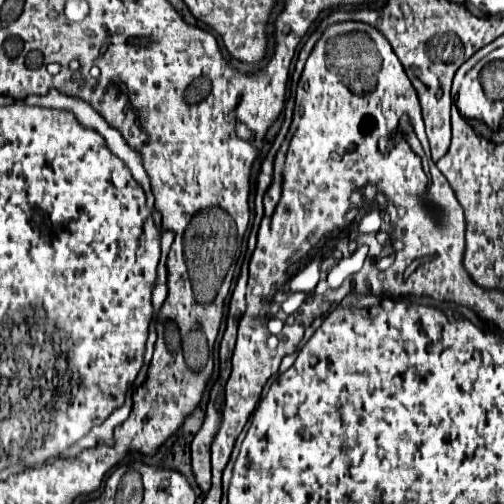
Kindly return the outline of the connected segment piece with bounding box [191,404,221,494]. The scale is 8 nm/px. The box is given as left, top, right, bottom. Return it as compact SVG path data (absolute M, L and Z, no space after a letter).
M209 404L203 428L197 432L193 444L191 444L191 464L195 480L203 494L211 488L211 442L219 430L221 414L215 408L215 404Z

